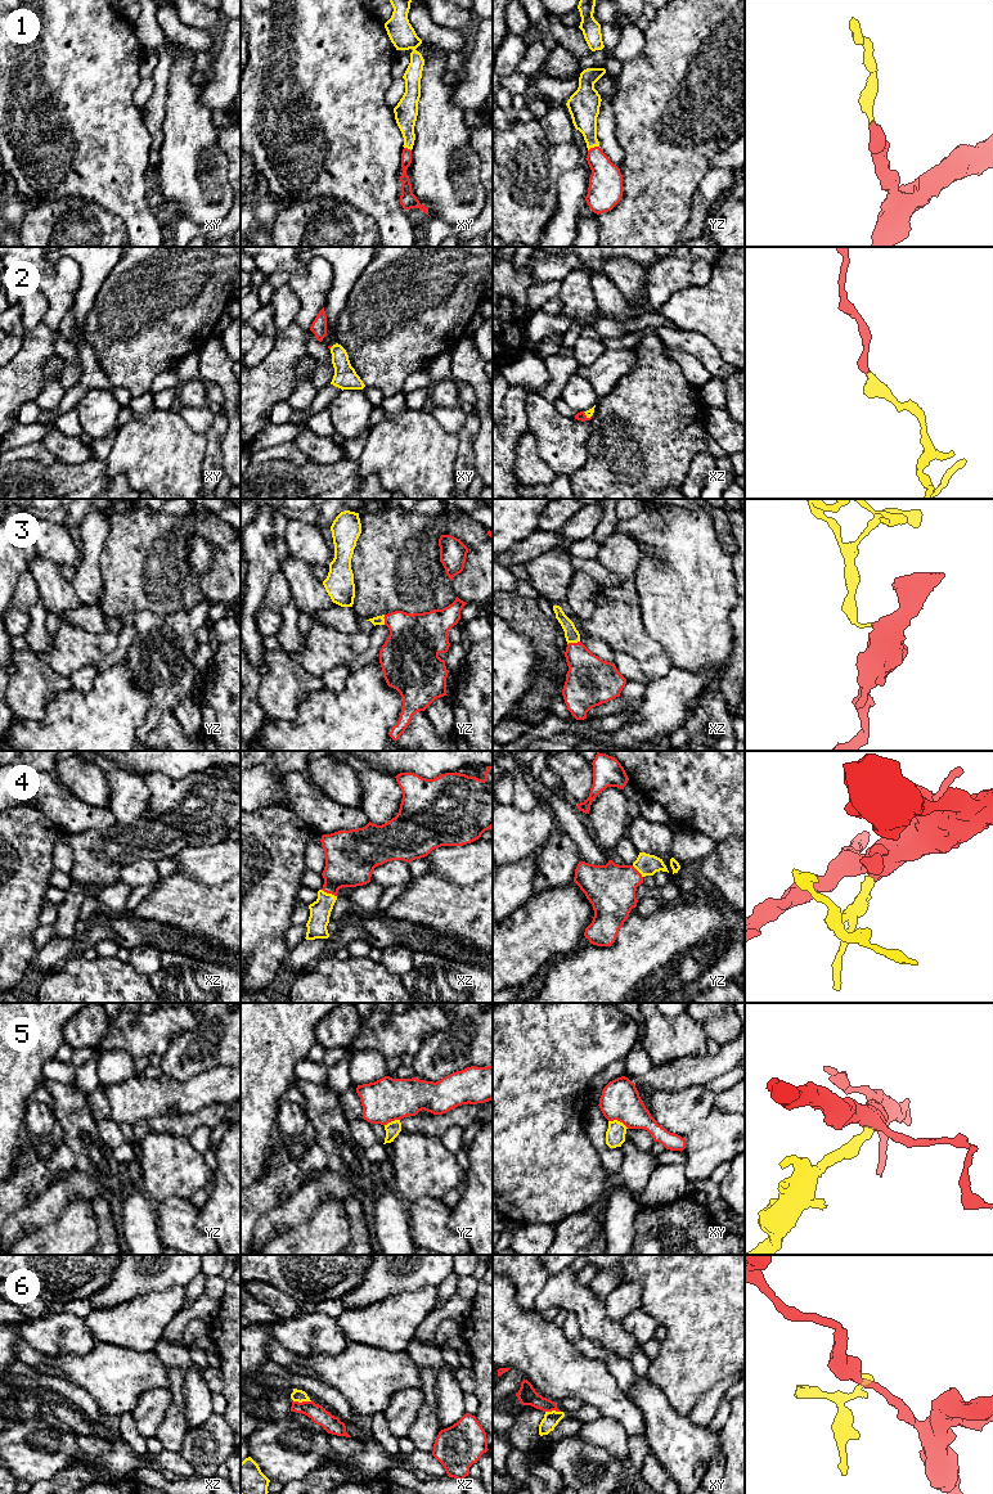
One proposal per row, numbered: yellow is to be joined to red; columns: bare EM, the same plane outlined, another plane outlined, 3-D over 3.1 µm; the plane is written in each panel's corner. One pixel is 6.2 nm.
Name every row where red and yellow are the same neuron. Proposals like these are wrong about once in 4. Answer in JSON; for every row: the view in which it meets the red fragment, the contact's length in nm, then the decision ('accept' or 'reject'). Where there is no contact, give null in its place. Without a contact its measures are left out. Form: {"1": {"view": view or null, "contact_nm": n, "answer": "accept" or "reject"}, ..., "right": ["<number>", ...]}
{"1": {"view": "yz", "contact_nm": 80, "answer": "accept"}, "2": {"view": "xz", "contact_nm": 70, "answer": "accept"}, "3": {"view": "xz", "contact_nm": 80, "answer": "accept"}, "4": {"view": "xz", "contact_nm": 110, "answer": "accept"}, "5": {"view": "xy", "contact_nm": 130, "answer": "reject"}, "6": {"view": "xz", "contact_nm": 110, "answer": "reject"}, "right": ["1", "2", "3", "4"]}

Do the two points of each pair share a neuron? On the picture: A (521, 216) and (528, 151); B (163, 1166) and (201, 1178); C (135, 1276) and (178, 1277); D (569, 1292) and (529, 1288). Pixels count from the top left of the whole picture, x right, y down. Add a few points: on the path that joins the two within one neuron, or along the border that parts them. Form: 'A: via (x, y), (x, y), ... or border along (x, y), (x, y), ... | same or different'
A: via (521, 199), (521, 167) | same
B: via (173, 1166), (192, 1173) | same
C: via (145, 1276), (167, 1276) | same
D: border along (551, 1276), (533, 1306) | different

